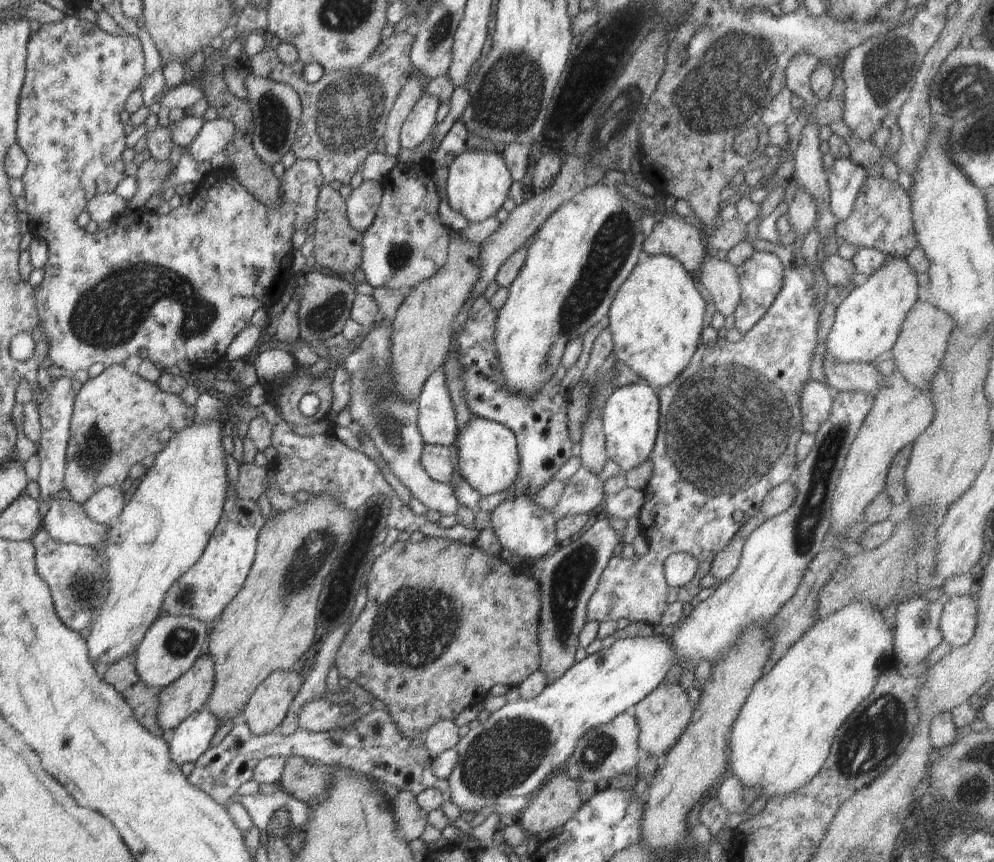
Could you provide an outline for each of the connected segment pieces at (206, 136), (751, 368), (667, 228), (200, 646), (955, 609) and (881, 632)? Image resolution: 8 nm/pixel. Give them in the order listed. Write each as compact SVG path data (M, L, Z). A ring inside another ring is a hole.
M210 118L203 122L200 132L188 145L188 152L196 162L206 162L214 154L222 152L232 142L235 125L227 120Z
M805 262L800 267L794 264L791 269L784 268L783 277L782 290L776 300L741 341L733 343L718 336L712 347L701 341L683 373L673 383L655 388L660 399L658 434L648 458L653 464L652 478L643 491L645 499L638 516L648 551L643 556L635 554L631 559L612 557L608 561L597 589L588 601L587 622L628 618L631 622L646 622L658 628L669 604L676 601L690 603L698 596L702 589L700 581L710 572L714 557L742 528L743 521L736 522L734 514L742 512L747 519L760 513L767 492L793 480L797 460L795 446L803 433L799 405L801 388L811 379L810 366L819 343L817 324L820 312L815 306L814 274ZM680 551L690 553L696 559L698 572L688 584L670 586L663 564L671 554Z
M678 213L664 215L658 223L653 226L653 231L643 240L643 252L648 255L666 253L673 256L692 276L699 270L704 258L709 256L709 251L704 244L703 230L684 220Z
M158 616L135 650L138 676L146 684L161 689L178 680L200 655L208 652L210 627L192 617Z
M972 594L944 597L940 620L943 640L953 648L963 647L976 628L976 604L972 602Z
M868 601L848 603L844 608L818 619L780 660L752 687L729 735L729 770L744 787L755 788L768 799L791 795L822 768L836 732L868 698L879 676L891 667L895 642L885 614Z

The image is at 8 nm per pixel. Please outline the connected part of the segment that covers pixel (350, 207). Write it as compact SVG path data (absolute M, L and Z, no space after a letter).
M366 179L356 185L345 200L349 223L361 234L372 224L383 193L382 183Z

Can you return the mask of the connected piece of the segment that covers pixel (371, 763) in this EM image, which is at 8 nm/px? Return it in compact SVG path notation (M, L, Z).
M375 707L371 712L359 718L353 725L345 729L336 729L335 731L328 731L325 733L315 733L300 728L296 729L291 735L283 735L278 731L255 735L248 726L246 721L241 719L224 737L224 739L208 748L206 752L194 763L194 769L186 778L195 787L203 790L208 796L212 797L218 804L224 805L231 801L231 798L236 794L236 790L240 788L241 784L253 778L253 770L258 764L259 760L266 757L302 757L307 761L317 761L318 766L332 766L344 765L348 769L357 771L367 777L378 779L391 784L397 789L411 792L412 794L420 794L426 789L438 789L446 799L448 799L449 788L446 780L438 778L430 770L431 757L428 749L423 746L418 739L404 738L400 732L397 731L396 725L390 716L390 713L385 708Z

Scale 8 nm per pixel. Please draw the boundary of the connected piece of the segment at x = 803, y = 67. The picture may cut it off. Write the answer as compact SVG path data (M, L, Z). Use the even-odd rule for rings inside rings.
M811 52L796 55L785 70L785 85L800 98L804 99L806 110L812 112L820 99L812 92L810 74L821 63Z

